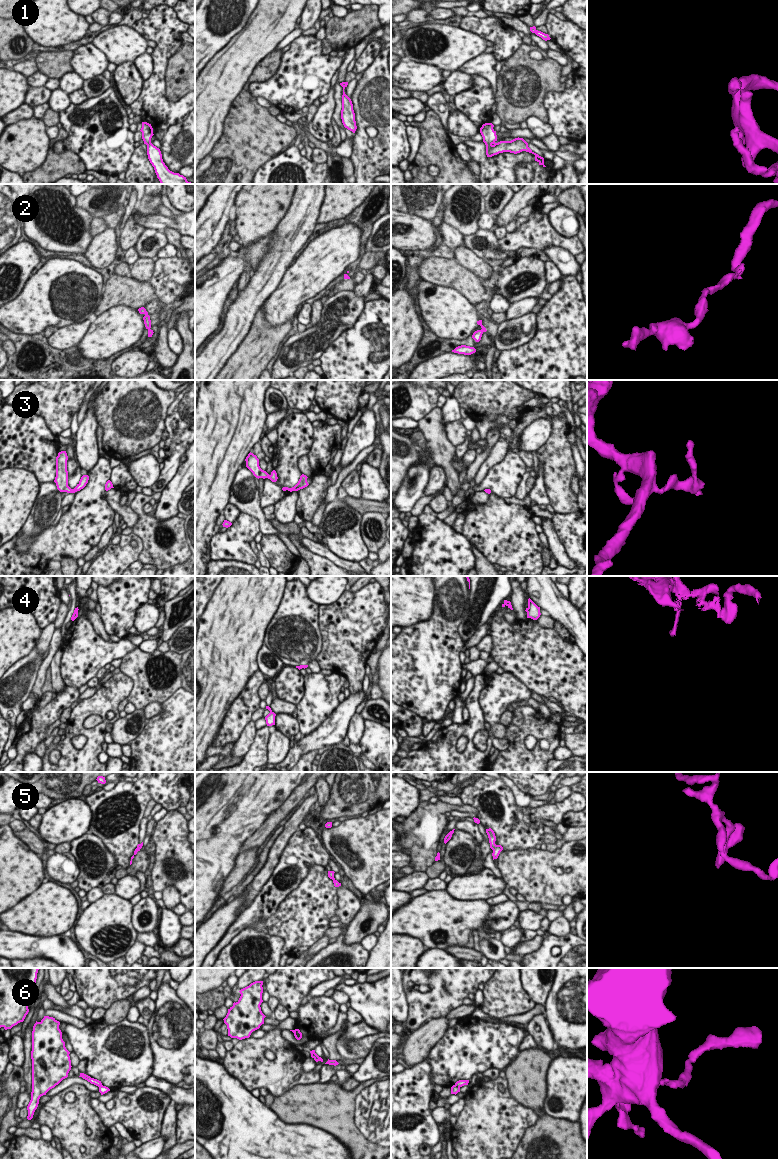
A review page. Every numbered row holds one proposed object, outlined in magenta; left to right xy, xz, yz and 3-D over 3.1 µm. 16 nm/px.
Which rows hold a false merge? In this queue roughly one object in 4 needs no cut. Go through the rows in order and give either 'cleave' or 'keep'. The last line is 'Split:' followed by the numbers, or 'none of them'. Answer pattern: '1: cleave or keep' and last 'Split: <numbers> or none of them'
1: keep
2: keep
3: keep
4: cleave
5: keep
6: cleave
Split: 4, 6

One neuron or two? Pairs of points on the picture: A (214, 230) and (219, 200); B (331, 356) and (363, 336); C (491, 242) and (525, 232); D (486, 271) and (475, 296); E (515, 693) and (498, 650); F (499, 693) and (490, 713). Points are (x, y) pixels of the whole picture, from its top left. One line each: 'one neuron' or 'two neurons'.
A: one neuron
B: one neuron
C: two neurons
D: two neurons
E: two neurons
F: one neuron

